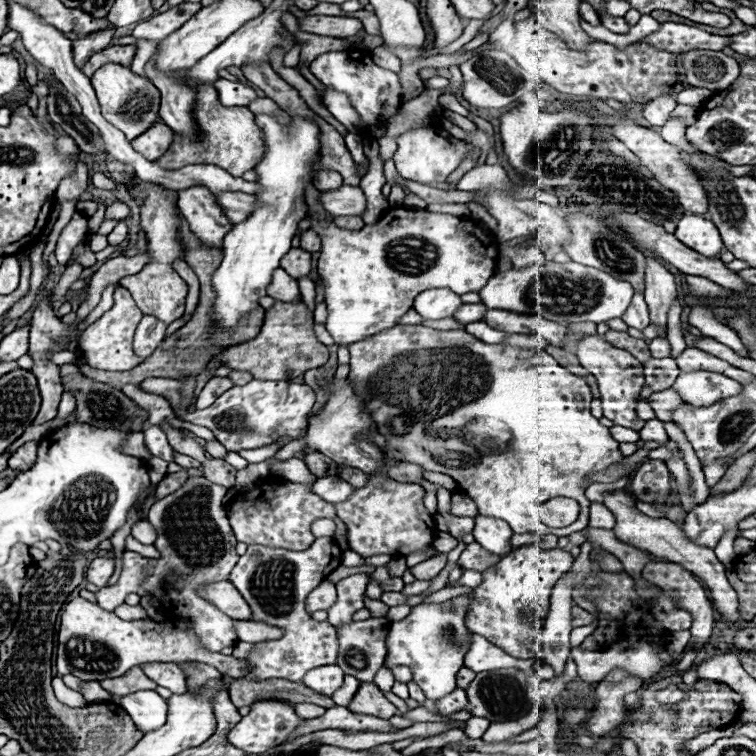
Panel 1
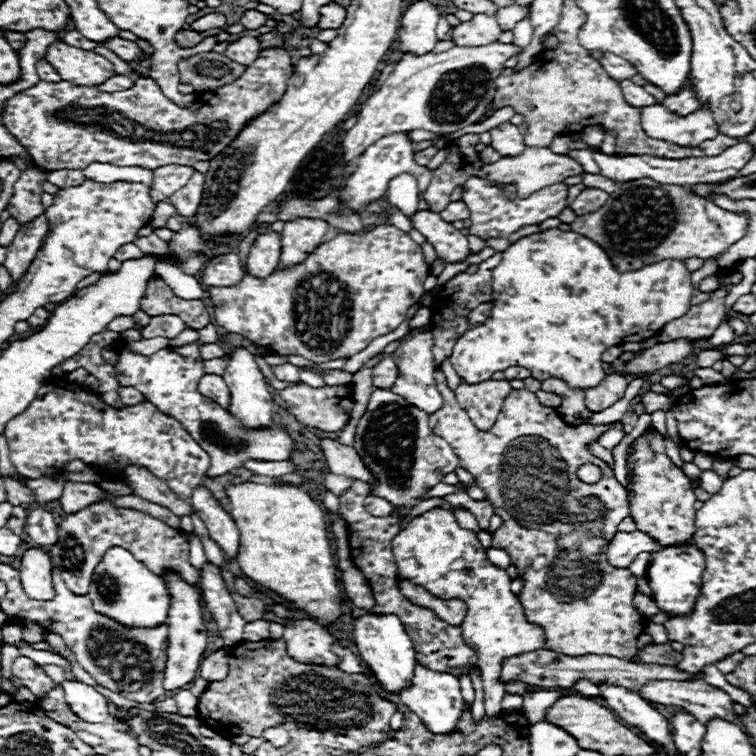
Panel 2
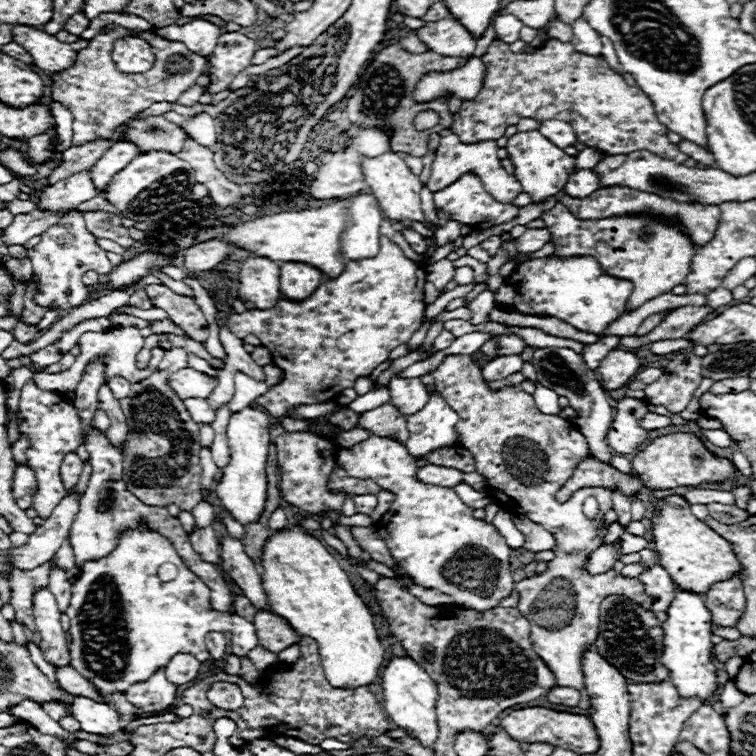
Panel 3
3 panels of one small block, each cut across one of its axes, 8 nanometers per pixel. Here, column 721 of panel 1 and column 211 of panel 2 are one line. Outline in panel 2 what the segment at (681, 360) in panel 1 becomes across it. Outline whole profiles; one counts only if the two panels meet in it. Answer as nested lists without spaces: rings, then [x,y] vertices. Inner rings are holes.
[[[224,354],[222,358],[212,358],[212,360],[204,360],[204,372],[216,372],[222,374],[228,362],[228,354]]]

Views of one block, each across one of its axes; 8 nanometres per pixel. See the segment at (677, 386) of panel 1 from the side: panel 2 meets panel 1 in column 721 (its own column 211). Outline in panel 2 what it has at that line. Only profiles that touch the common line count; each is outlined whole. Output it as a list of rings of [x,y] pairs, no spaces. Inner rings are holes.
[[[204,374],[198,382],[198,390],[202,392],[202,396],[208,396],[210,400],[216,400],[216,404],[220,404],[222,408],[228,408],[230,404],[230,390],[226,386],[226,382],[222,380],[222,376],[218,374]]]

